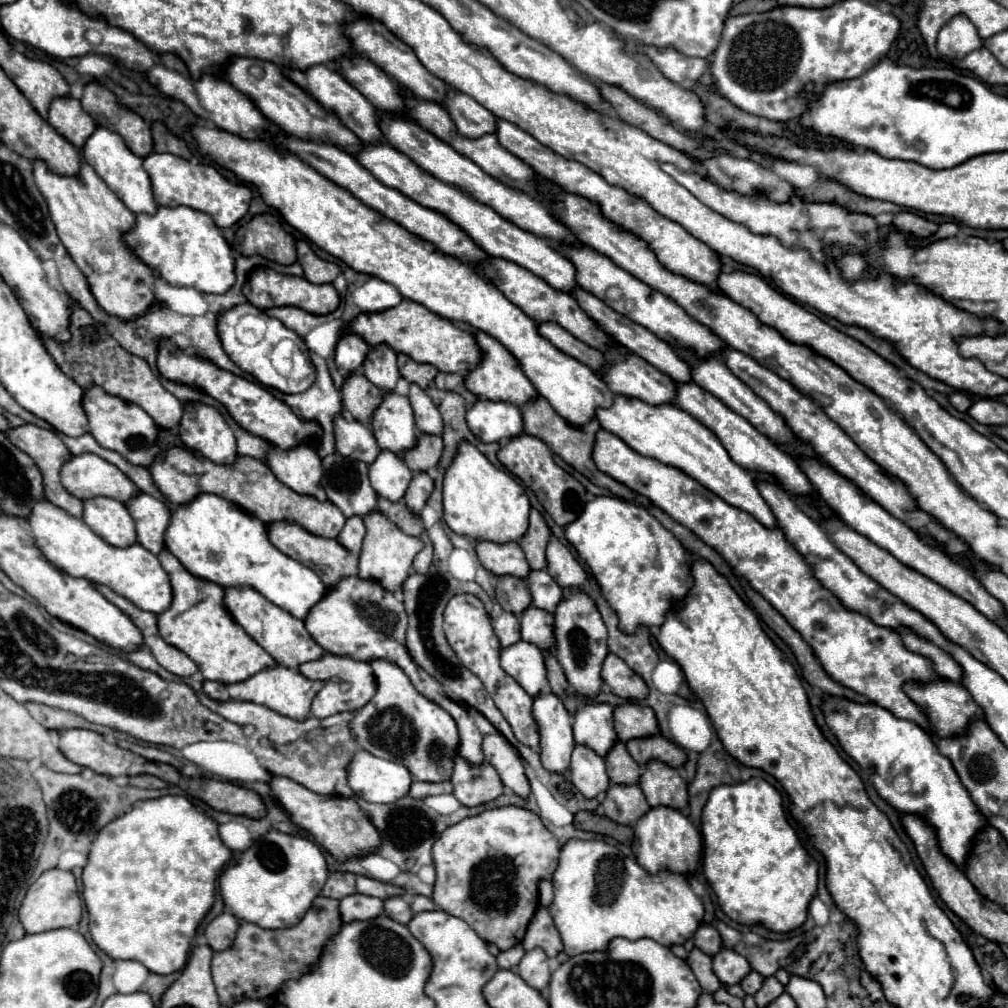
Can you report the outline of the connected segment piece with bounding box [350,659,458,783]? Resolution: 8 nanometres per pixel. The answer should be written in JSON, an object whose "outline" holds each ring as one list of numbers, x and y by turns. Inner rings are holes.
{"outline":[[374,659,370,665,374,669,378,691,362,709,354,713,354,719,350,721,350,729,358,745,376,757,388,761,394,759,394,763,400,763,402,759,402,765,416,781,436,783,450,779,454,769,452,759,458,747,456,721,436,703,420,695,398,665,386,659]]}

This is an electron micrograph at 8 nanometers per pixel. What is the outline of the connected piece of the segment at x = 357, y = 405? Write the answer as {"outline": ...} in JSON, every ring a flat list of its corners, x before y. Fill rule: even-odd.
{"outline":[[360,371,348,375,340,391,342,403,346,401,344,407,358,421,370,421,372,411,382,401,382,391,376,385,370,385,370,381,366,381,366,377]]}

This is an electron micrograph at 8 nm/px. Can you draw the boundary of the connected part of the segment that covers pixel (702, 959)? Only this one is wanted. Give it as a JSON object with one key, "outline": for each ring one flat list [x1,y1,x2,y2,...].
{"outline":[[694,947,688,953,688,959,686,961,688,961,690,969,694,971,698,983,702,985,702,989,706,993,714,993,714,991,720,989,720,981,718,981,718,977,712,971,712,957,710,955,706,955,706,953,702,953,700,949]]}

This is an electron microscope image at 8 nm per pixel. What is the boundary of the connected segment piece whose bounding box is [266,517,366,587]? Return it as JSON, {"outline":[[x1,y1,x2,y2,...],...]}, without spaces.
{"outline":[[348,517,342,533,336,539,318,537,292,521,274,521,274,523,268,523,266,527,268,527,268,537,270,537,272,545,278,547,288,557,304,563,314,573,318,573,318,577,322,579,322,583,326,587,334,587,342,577,358,573,358,555,362,549,362,539,366,535,366,527,364,527,362,517]]}

